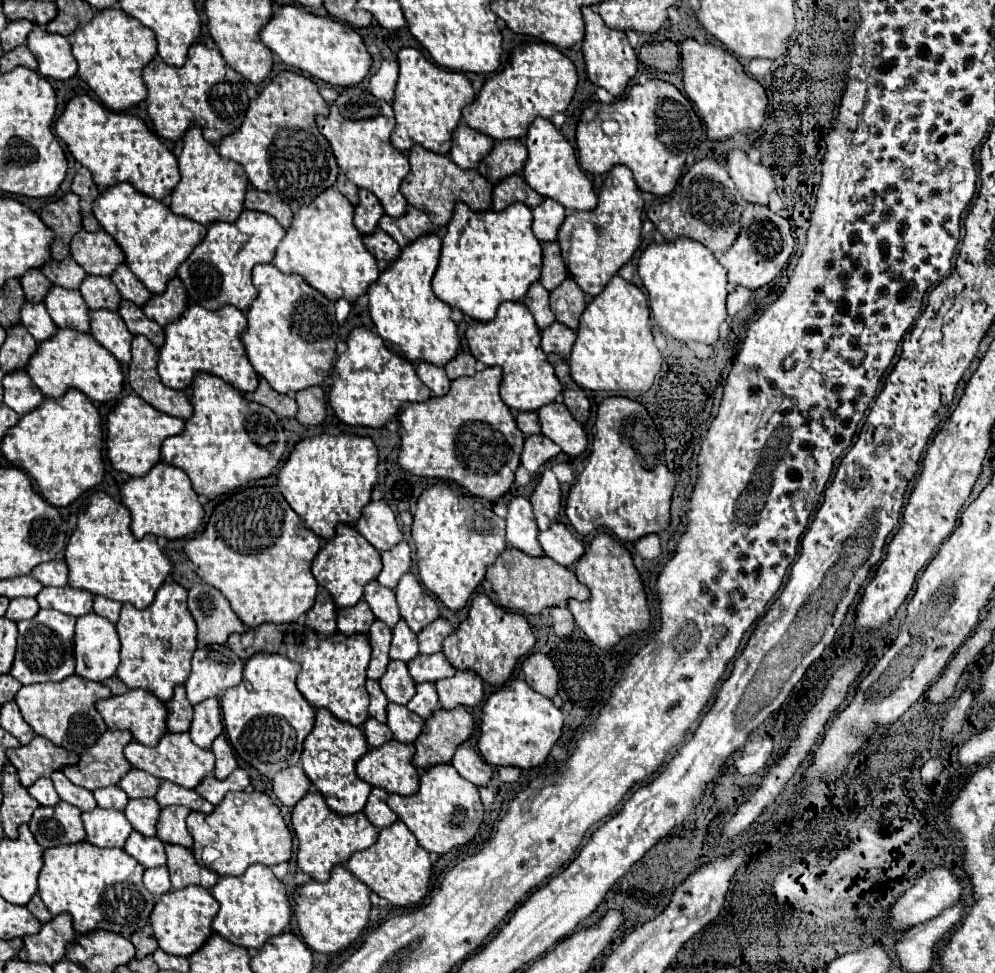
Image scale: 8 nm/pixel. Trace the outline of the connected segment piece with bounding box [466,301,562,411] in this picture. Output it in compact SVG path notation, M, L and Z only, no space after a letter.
M506 301L492 321L470 321L466 327L466 341L476 361L502 367L504 379L500 383L500 397L510 409L536 411L560 395L562 385L558 383L546 353L540 349L540 329L524 303Z

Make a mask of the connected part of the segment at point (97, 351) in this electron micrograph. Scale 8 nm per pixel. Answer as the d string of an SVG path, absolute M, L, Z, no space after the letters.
M60 327L54 337L38 345L36 353L26 365L26 373L30 375L34 385L48 397L60 397L64 389L74 387L98 403L114 399L122 391L124 381L120 363L90 333Z

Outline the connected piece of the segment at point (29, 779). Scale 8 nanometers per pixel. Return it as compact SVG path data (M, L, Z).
M36 735L28 745L6 749L6 755L10 763L18 769L18 777L24 787L32 785L38 777L50 777L52 771L78 761L76 753L60 749L58 745L52 745L52 741L40 735Z

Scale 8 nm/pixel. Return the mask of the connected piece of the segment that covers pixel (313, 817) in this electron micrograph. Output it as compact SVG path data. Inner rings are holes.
M310 791L306 793L292 809L292 827L298 839L298 851L296 851L296 863L298 867L308 873L316 881L328 881L330 871L334 865L346 863L348 857L356 851L368 849L372 843L376 843L378 831L370 825L364 813L354 815L338 815L332 809L328 809L322 793Z

